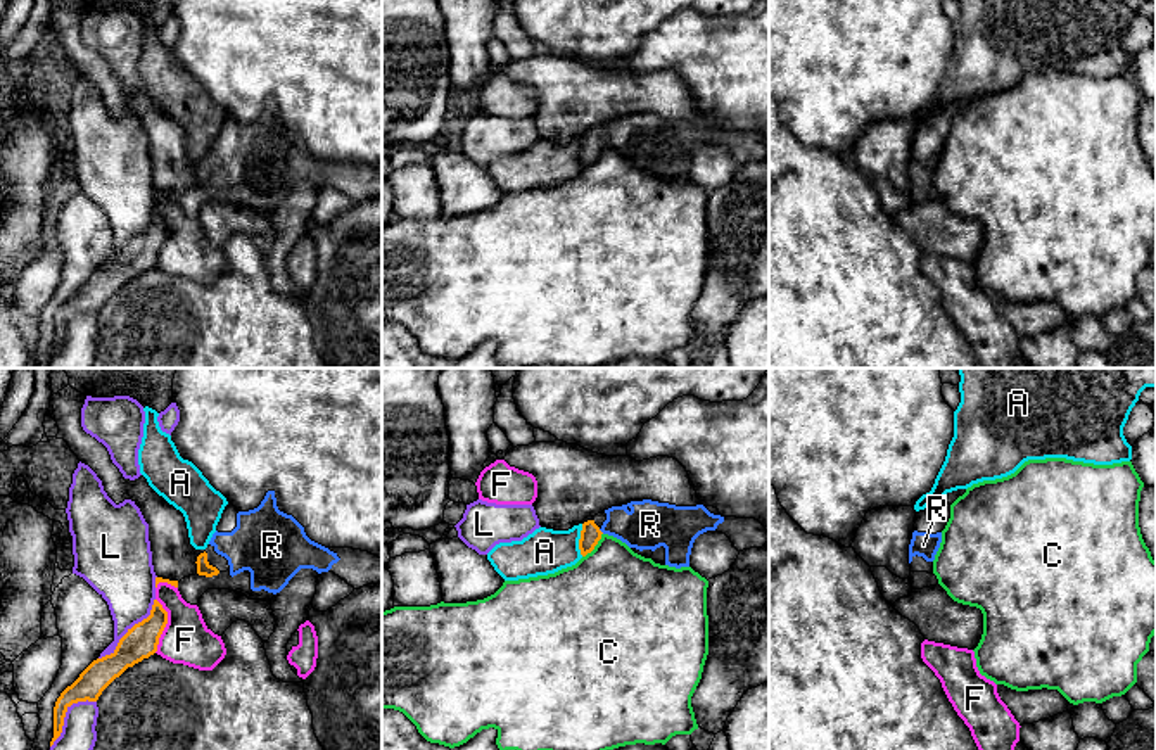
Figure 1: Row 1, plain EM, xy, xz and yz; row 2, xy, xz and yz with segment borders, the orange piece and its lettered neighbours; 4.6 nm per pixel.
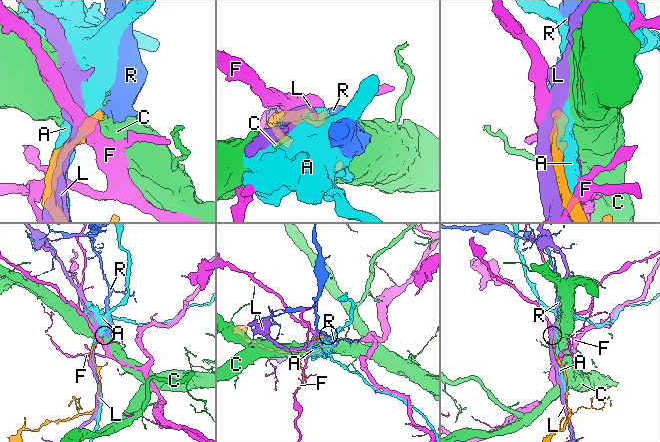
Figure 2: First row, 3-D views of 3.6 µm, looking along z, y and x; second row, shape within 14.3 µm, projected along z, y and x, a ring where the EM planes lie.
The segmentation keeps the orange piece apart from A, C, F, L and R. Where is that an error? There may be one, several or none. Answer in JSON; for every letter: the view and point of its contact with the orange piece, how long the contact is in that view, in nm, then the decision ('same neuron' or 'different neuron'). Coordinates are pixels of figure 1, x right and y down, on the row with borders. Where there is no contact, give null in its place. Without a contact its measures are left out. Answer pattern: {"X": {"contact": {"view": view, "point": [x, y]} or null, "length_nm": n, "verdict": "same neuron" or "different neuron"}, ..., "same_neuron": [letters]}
{"A": {"contact": {"view": "xz", "point": [579, 540]}, "length_nm": 150, "verdict": "different neuron"}, "C": {"contact": {"view": "xz", "point": [595, 545]}, "length_nm": 150, "verdict": "different neuron"}, "F": {"contact": {"view": "xy", "point": [165, 626]}, "length_nm": 260, "verdict": "different neuron"}, "L": {"contact": {"view": "xy", "point": [130, 629]}, "length_nm": 380, "verdict": "different neuron"}, "R": {"contact": {"view": "xz", "point": [600, 531]}, "length_nm": 40, "verdict": "same neuron"}, "same_neuron": ["R"]}

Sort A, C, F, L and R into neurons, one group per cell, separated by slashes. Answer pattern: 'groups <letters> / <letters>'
groups A / C / F / L / R

